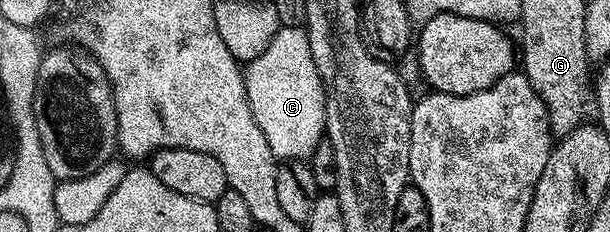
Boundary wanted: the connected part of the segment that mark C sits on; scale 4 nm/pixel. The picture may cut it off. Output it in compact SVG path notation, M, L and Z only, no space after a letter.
M279 25L272 44L256 60L245 63L244 77L252 116L256 116L256 124L260 124L274 157L288 162L311 158L326 133L326 93L305 29Z

